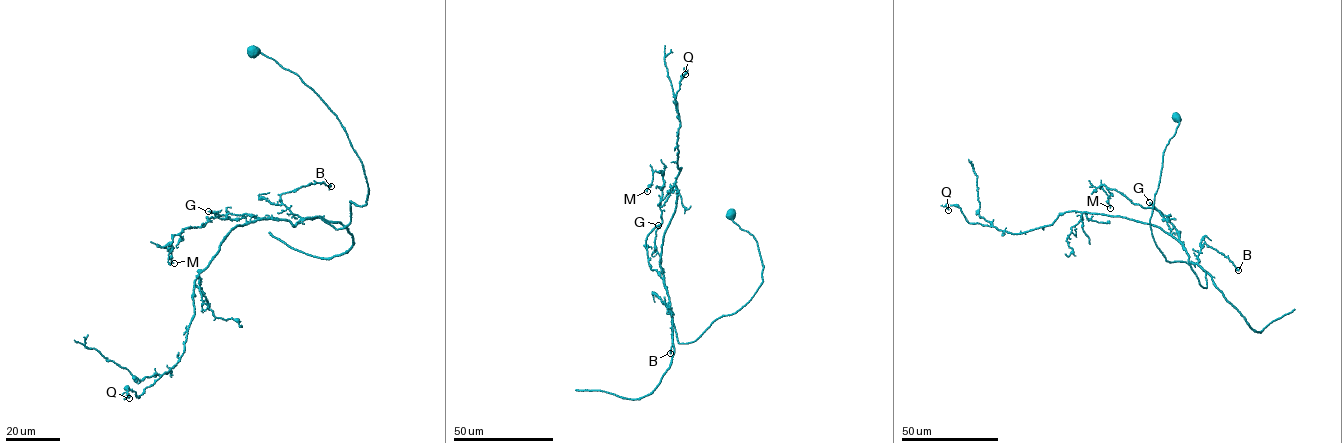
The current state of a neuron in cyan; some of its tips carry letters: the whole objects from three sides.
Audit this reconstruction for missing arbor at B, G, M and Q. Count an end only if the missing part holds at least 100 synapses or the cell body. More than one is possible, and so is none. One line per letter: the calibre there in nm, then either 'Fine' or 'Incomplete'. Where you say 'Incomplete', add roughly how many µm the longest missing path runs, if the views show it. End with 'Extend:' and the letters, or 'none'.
B: Thickness 550 nm. Fine
G: Thickness 110 nm. Fine
M: Thickness 110 nm. Fine
Q: Thickness 80 nm. Fine
Extend: none

